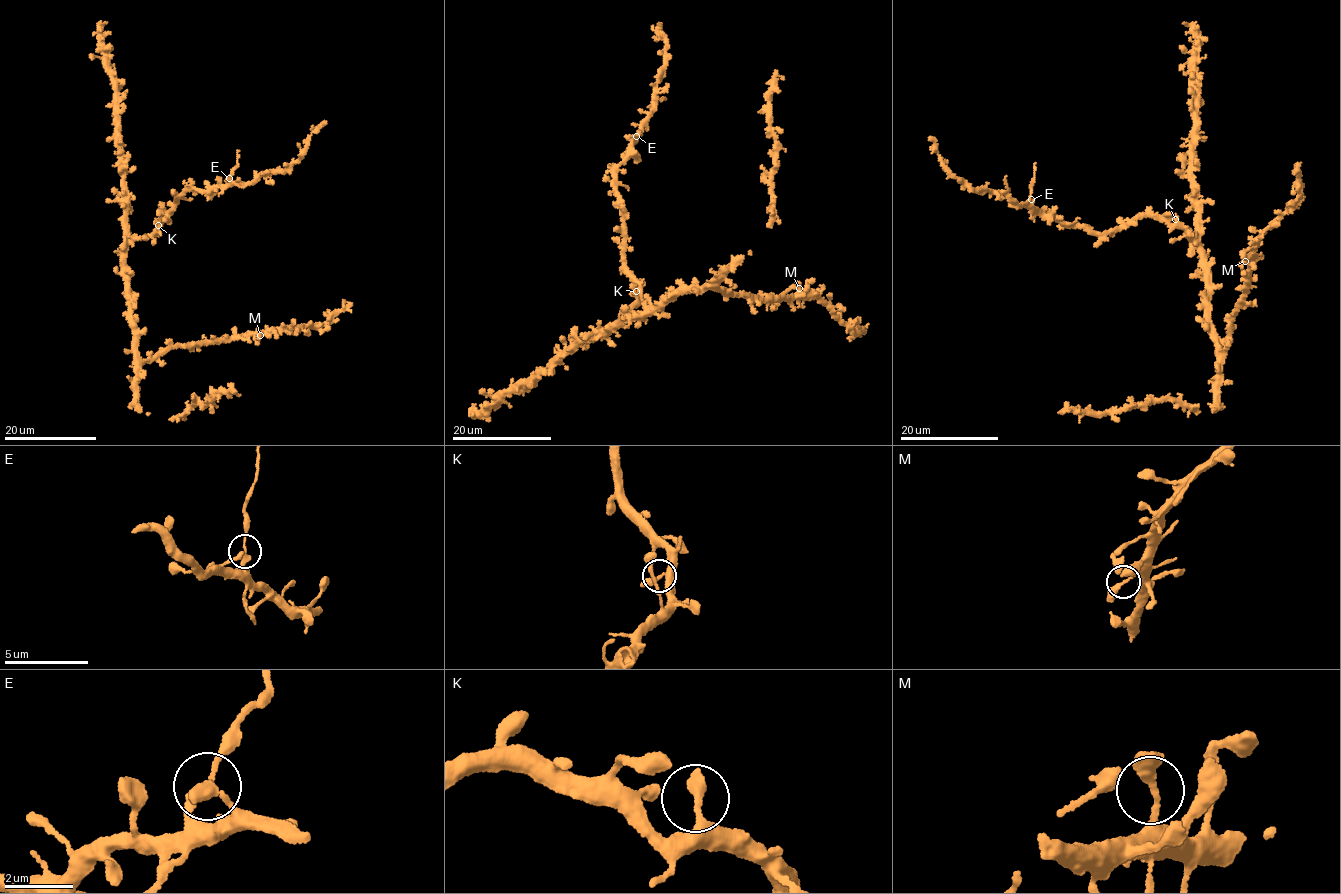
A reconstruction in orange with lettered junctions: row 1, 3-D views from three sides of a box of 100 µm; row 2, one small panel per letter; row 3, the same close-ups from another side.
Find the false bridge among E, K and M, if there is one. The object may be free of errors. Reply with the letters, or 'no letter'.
E

